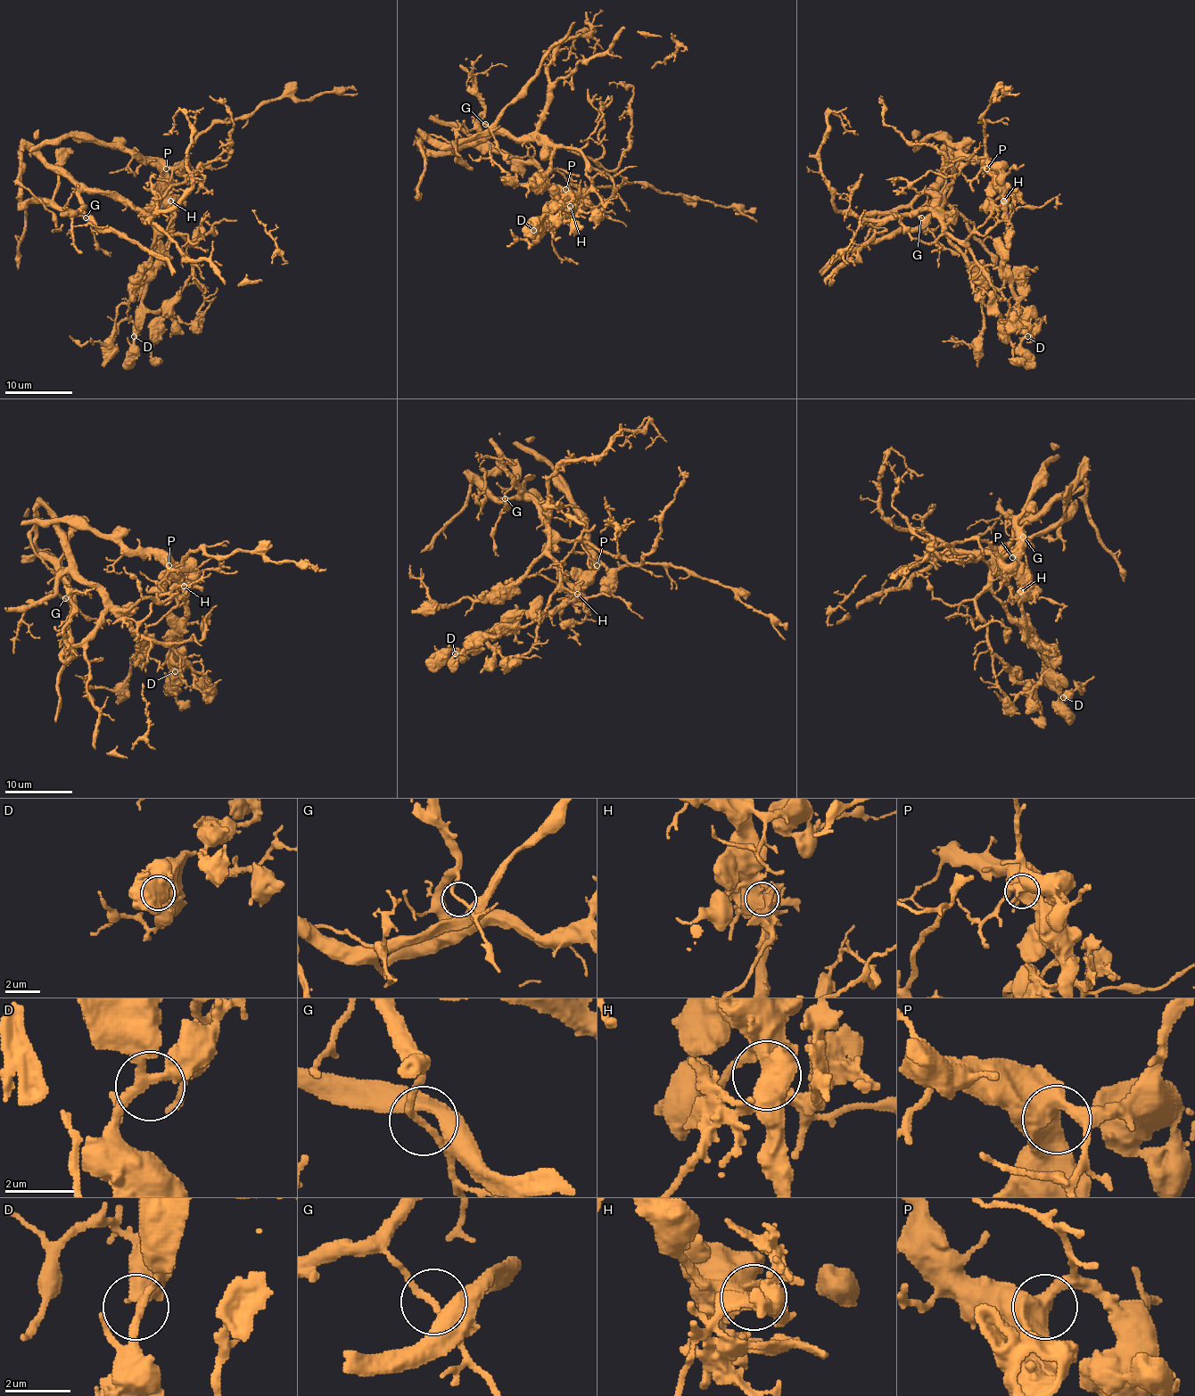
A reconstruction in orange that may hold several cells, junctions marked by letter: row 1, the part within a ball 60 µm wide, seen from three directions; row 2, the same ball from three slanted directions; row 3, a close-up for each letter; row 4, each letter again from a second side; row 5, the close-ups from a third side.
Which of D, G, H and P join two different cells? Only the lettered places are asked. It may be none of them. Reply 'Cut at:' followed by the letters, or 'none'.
Cut at: G, H

